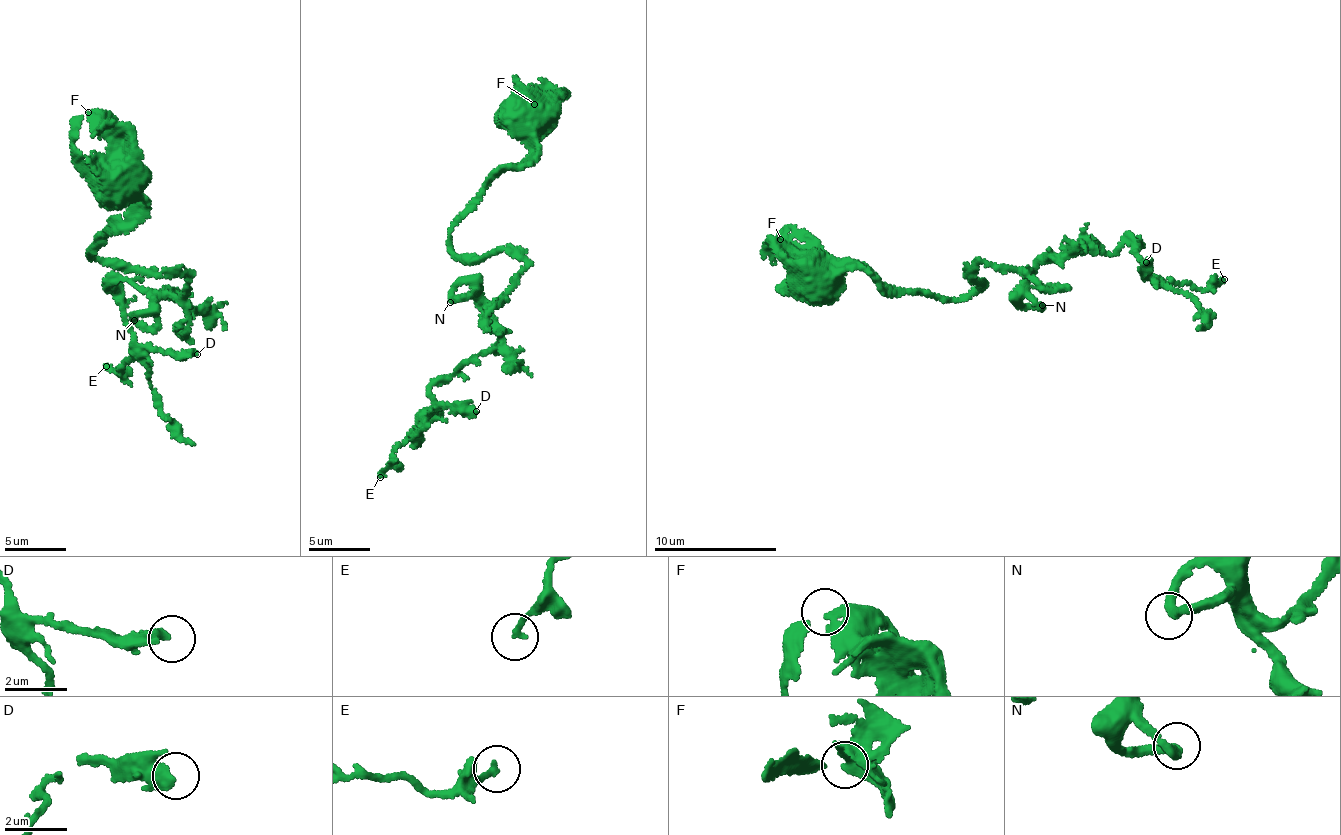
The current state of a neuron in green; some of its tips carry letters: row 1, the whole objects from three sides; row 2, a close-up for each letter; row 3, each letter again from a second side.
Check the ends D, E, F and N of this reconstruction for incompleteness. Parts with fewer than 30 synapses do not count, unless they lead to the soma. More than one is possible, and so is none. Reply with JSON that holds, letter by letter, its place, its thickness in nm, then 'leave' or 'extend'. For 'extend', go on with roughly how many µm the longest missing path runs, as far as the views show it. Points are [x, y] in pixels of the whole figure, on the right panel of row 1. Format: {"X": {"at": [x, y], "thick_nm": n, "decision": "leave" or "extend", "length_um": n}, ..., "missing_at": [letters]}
{"D": {"at": [1146, 262], "thick_nm": 300, "decision": "leave"}, "E": {"at": [1224, 279], "thick_nm": 180, "decision": "leave"}, "F": {"at": [780, 239], "thick_nm": 240, "decision": "leave"}, "N": {"at": [1042, 305], "thick_nm": 300, "decision": "leave"}, "missing_at": []}

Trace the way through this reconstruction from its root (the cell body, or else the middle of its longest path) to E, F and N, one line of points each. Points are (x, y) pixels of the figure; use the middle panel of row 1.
E: (530, 117), (532, 155), (450, 232), (525, 262), (498, 343), (430, 386), (380, 477)
F: (530, 117), (535, 130), (539, 111), (545, 104), (539, 101), (534, 104)
N: (530, 117), (532, 155), (450, 232), (459, 257), (507, 247), (525, 270), (495, 301), (466, 281), (450, 302)

